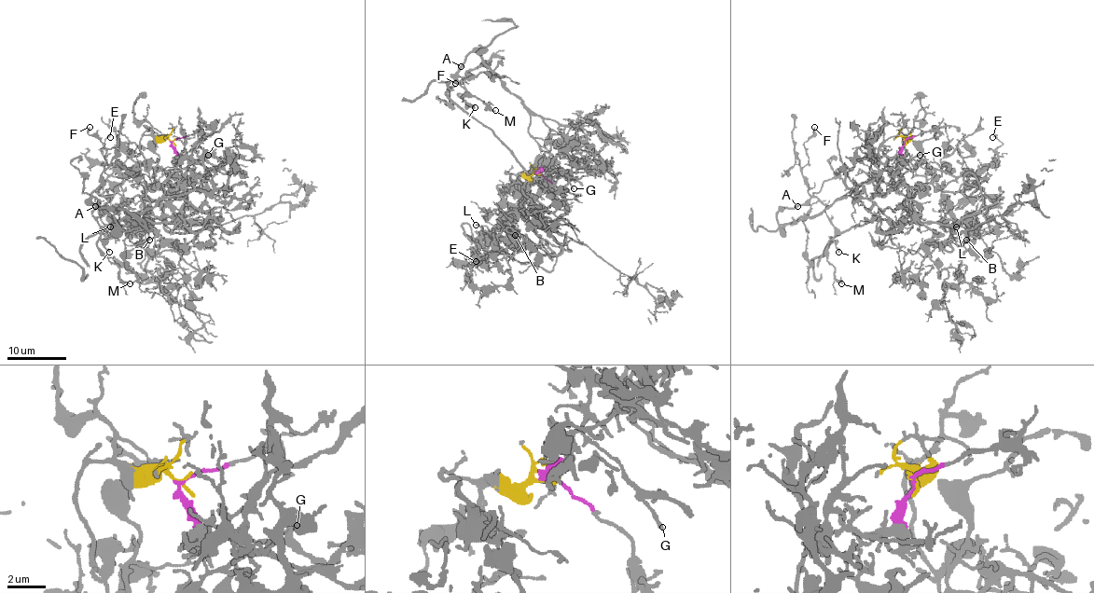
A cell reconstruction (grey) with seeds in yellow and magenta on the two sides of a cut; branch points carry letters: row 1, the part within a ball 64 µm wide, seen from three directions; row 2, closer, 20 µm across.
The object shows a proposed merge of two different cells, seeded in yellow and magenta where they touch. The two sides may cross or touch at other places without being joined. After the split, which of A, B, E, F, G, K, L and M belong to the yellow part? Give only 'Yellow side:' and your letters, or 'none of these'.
Yellow side: B, E, L

